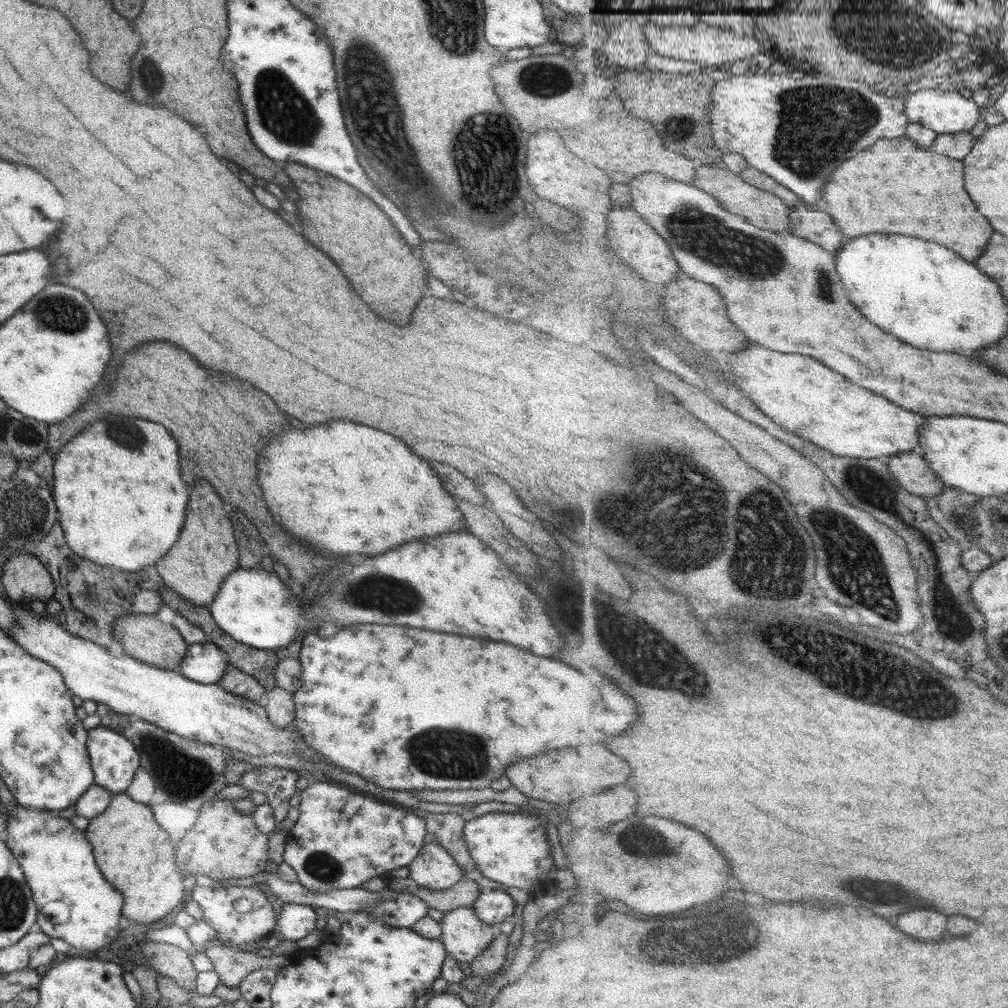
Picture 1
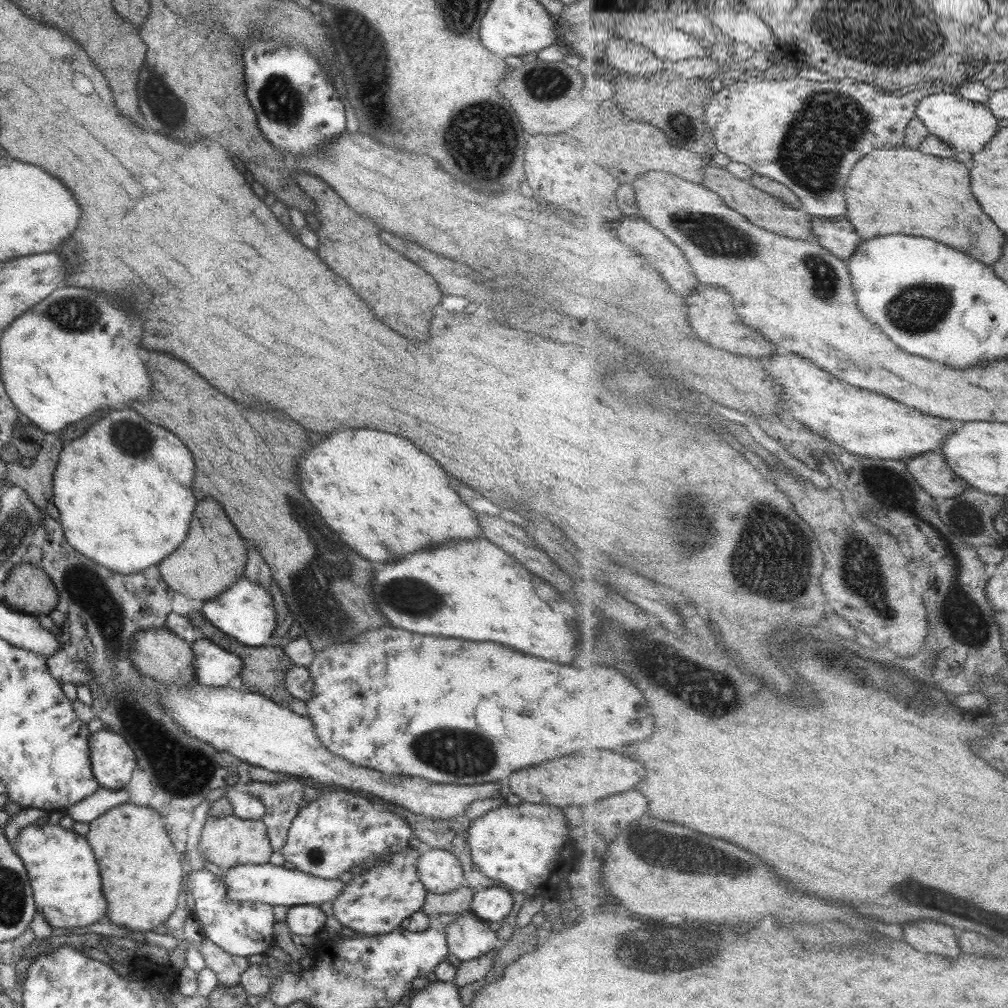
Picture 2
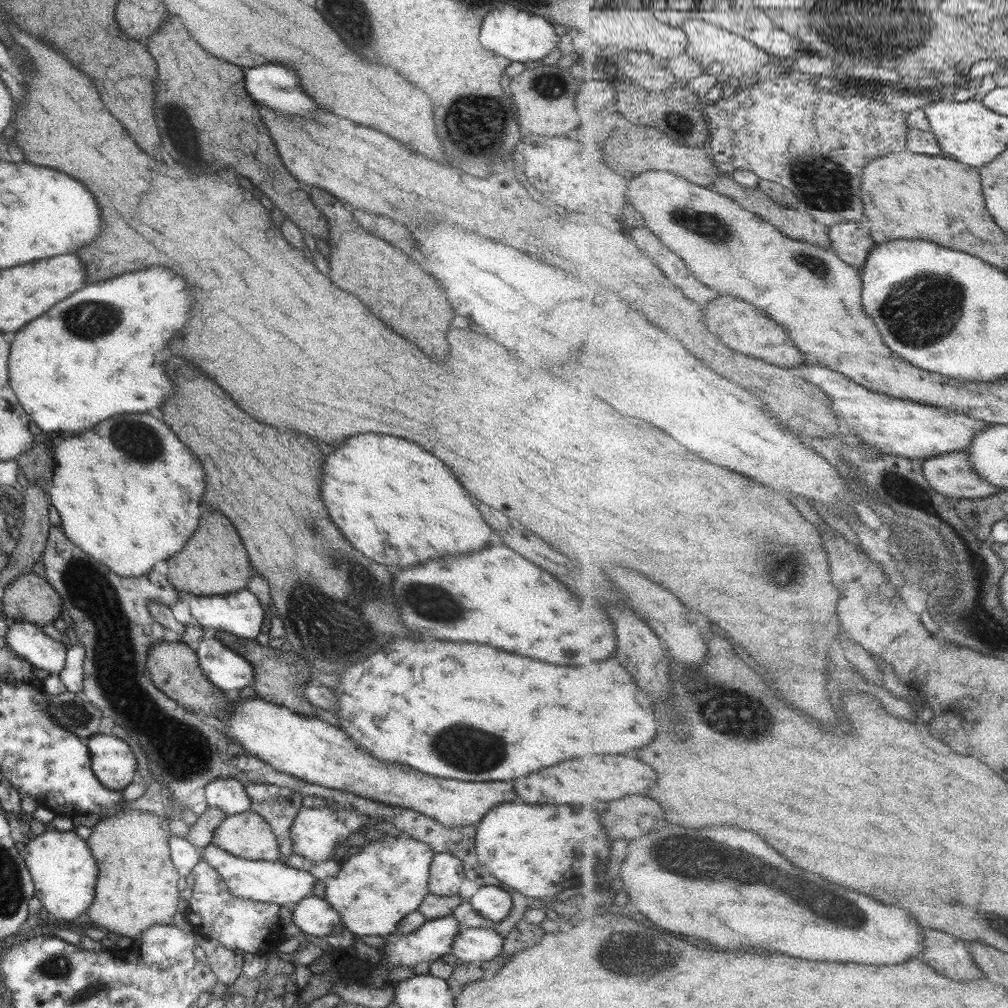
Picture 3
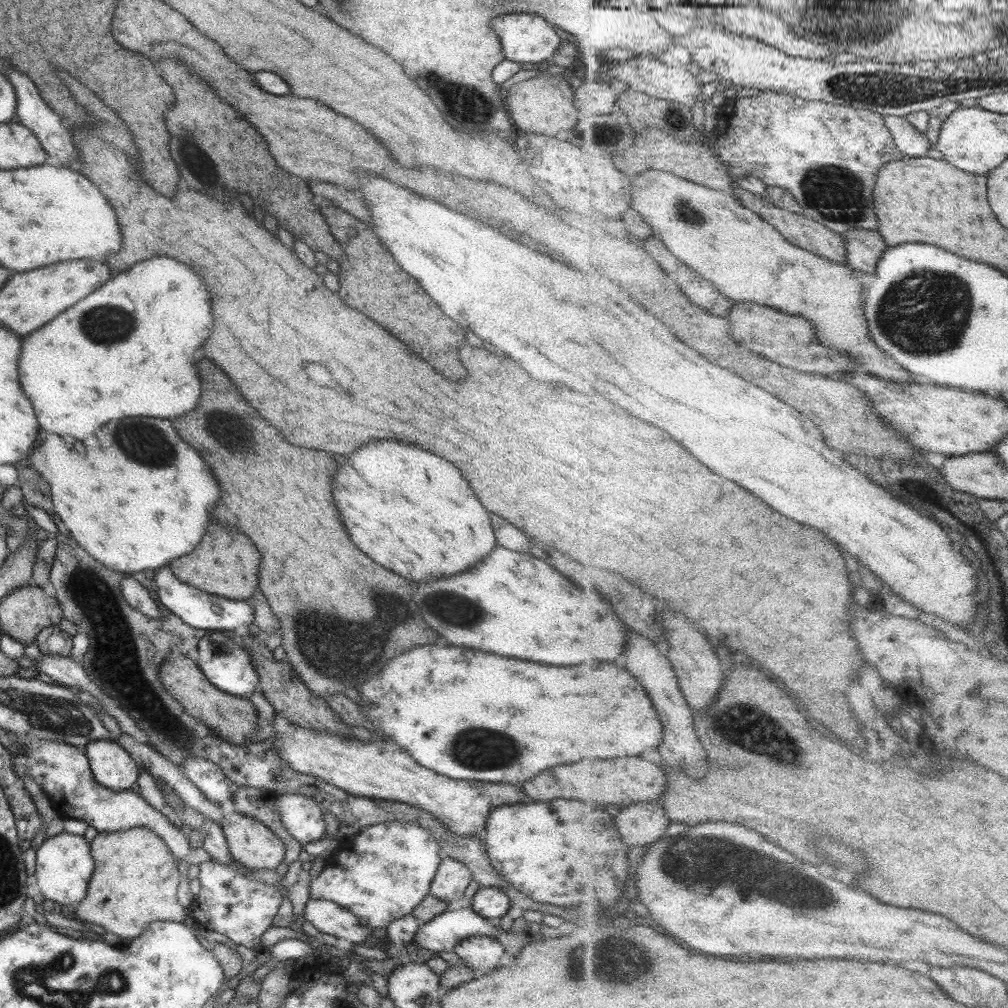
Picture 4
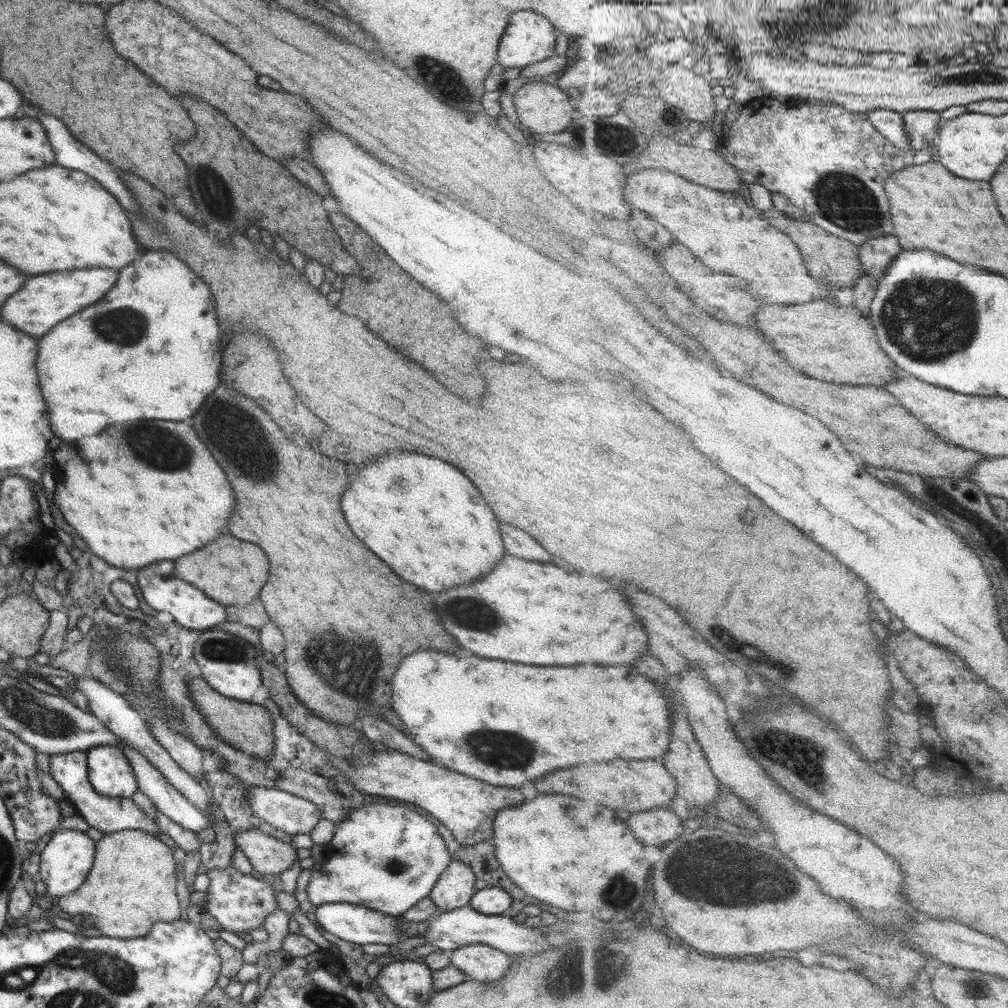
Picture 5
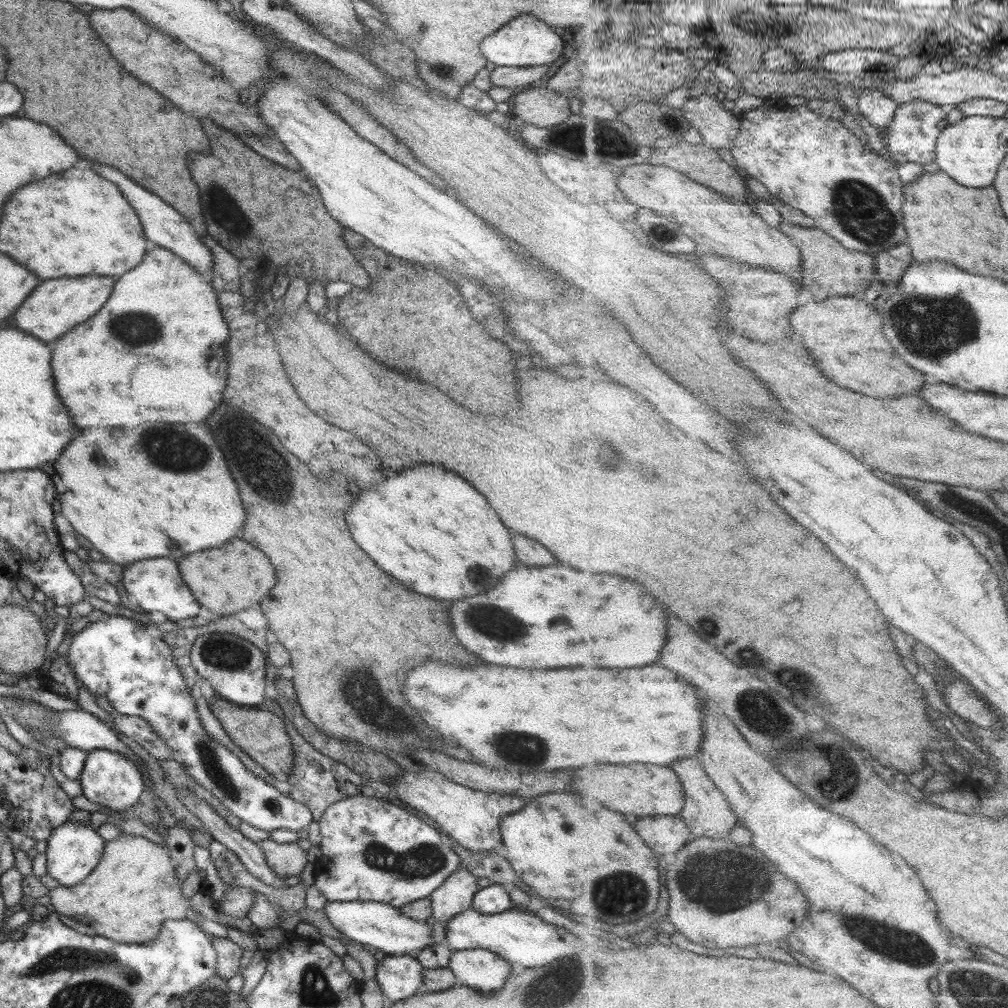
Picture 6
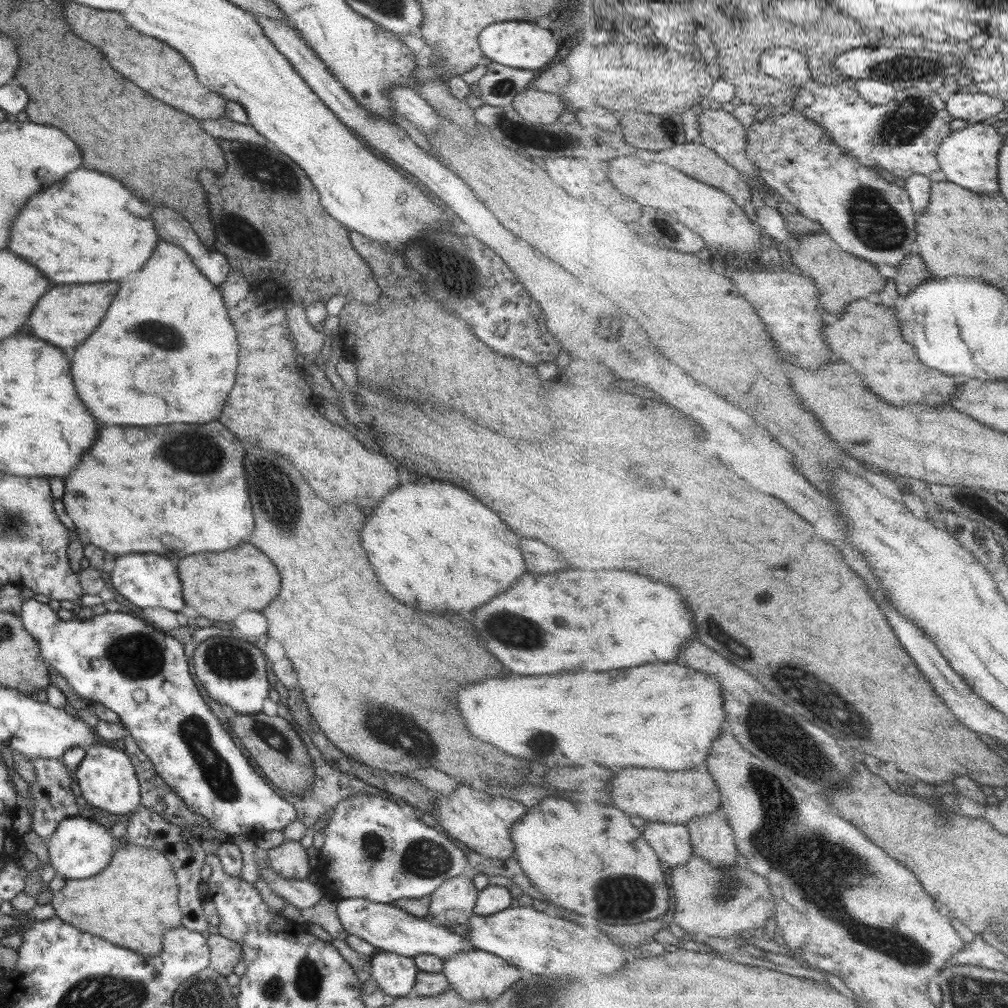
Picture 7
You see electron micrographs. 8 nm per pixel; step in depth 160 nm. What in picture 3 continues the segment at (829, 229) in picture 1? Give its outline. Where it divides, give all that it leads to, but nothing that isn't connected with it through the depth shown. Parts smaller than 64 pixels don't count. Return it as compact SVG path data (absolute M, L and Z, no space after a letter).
M841 222L830 227L830 239L839 258L860 271L877 245L869 228L861 228L860 223L853 222Z

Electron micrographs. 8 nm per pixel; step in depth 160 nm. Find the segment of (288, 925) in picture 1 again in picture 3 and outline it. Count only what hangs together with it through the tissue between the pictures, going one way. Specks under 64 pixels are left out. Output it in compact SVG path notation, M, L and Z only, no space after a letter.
M314 895L295 903L289 923L295 925L298 935L331 936L340 934L343 928L339 913L328 902Z

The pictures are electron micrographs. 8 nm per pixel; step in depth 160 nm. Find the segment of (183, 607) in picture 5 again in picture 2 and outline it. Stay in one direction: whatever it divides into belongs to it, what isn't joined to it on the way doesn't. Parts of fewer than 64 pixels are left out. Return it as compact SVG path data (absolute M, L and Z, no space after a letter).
M239 578L233 586L218 594L214 599L204 601L200 609L201 615L215 629L223 634L237 638L237 642L245 646L262 646L271 640L271 635L276 627L276 614L271 604L271 596L264 588L251 584Z

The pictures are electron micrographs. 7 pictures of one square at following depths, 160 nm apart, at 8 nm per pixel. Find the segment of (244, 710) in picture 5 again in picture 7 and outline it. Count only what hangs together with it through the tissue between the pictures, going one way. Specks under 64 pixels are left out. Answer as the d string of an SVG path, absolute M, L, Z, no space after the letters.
M262 712L257 714L237 714L227 720L231 732L241 740L243 748L249 752L253 762L261 768L263 776L287 794L303 797L314 784L314 765L312 758L302 744L298 734L290 723L278 714L267 716Z

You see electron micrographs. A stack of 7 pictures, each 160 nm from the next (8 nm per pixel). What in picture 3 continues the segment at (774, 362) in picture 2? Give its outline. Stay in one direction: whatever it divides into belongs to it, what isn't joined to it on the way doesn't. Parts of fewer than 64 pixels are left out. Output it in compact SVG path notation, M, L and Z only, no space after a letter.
M825 365L803 366L803 372L803 378L815 382L817 386L823 386L844 428L857 435L863 442L867 442L867 445L887 450L889 454L925 460L949 452L963 453L971 448L975 434L994 425L958 410L948 411L943 407L919 404L913 400L893 398L893 395L872 391Z

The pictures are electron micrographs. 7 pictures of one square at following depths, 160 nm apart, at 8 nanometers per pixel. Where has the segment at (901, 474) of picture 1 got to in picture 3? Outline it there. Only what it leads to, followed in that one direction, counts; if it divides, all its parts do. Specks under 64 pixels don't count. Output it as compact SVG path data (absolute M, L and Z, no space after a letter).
M949 452L925 459L925 478L931 486L951 498L979 499L999 494L1000 486L987 482L974 467L967 452Z

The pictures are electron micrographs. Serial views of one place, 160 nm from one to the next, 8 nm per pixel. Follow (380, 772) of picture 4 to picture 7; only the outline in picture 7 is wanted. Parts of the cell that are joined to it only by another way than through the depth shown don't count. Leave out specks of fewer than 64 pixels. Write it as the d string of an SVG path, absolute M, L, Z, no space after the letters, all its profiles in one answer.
M459 787L446 797L433 793L434 808L431 814L454 839L465 844L470 851L478 855L487 855L492 859L509 859L515 852L510 837L510 828L527 811L517 801L495 795L483 795L476 787L463 789Z

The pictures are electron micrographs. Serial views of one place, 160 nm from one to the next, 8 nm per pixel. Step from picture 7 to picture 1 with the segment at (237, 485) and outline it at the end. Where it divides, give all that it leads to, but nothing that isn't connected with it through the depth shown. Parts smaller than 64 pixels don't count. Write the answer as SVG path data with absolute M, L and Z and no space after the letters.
M113 416L105 420L105 424L93 424L59 450L53 464L53 484L59 524L67 546L76 556L115 570L135 572L151 569L155 560L166 554L179 538L189 486L179 476L179 452L175 440L155 422Z

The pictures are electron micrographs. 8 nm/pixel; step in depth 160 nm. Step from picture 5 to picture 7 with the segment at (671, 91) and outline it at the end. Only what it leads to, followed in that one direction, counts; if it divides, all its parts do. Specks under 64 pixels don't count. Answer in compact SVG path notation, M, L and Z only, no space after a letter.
M705 105L697 110L702 132L700 142L711 147L741 174L749 176L753 183L756 182L760 178L758 166L745 156L748 129L735 119L733 113L723 109L714 110Z

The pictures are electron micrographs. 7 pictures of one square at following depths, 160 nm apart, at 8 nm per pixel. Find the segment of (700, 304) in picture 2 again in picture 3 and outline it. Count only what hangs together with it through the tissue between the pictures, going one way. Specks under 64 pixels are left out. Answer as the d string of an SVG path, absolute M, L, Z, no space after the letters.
M719 296L715 302L711 302L707 306L707 326L711 326L711 330L715 330L715 334L719 334L723 342L727 342L727 346L743 354L751 354L767 362L775 362L777 366L783 366L783 368L795 368L807 362L807 356L797 346L793 348L787 327L777 326L767 313L763 313L762 310L741 298Z

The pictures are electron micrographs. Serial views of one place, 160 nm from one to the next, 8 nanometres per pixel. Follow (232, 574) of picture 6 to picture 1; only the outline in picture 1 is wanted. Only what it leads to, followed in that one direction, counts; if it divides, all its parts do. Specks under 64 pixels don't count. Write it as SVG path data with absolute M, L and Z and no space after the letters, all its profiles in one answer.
M203 479L189 486L187 516L177 542L166 552L167 558L154 562L153 573L165 586L197 607L208 606L220 584L237 568L237 546L227 512L216 491Z

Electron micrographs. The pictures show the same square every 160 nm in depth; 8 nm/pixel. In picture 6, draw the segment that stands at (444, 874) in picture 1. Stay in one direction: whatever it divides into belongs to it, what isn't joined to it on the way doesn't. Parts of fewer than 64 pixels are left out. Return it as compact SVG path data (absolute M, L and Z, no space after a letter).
M456 870L427 896L430 900L431 919L435 922L446 922L464 910L471 909L474 894L478 889L476 878L469 870Z

